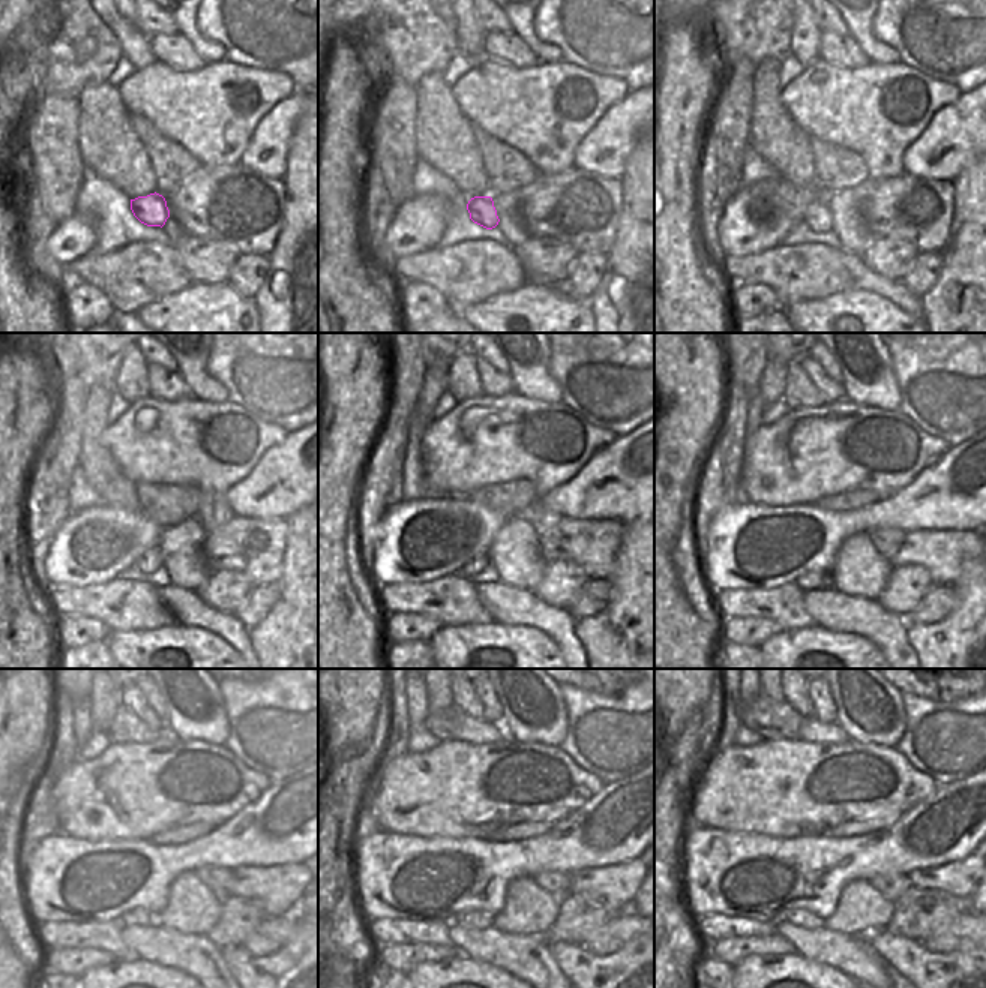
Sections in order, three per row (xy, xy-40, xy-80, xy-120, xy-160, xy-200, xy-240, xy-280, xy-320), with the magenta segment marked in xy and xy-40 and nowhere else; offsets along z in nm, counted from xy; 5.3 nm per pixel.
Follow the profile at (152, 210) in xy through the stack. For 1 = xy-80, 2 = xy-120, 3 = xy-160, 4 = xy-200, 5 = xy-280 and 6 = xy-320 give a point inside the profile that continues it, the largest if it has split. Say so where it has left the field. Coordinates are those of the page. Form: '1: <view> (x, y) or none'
1: xy-80 (818, 216)
2: xy-120 (150, 561)
3: xy-160 (480, 562)
4: xy-200 (808, 582)
5: xy-280 (474, 919)
6: xy-320 (805, 919)

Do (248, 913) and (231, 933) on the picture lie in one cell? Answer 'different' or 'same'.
same

